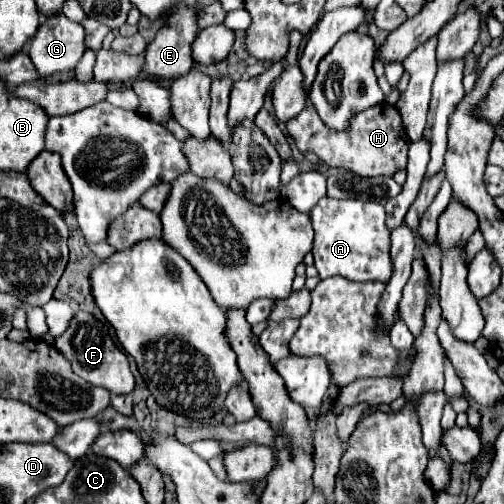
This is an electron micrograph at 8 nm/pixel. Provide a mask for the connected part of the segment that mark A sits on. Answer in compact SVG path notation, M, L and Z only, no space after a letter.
M321 198L309 212L313 224L313 256L319 278L343 276L353 282L389 282L393 264L389 258L389 230L385 226L385 208L375 202Z

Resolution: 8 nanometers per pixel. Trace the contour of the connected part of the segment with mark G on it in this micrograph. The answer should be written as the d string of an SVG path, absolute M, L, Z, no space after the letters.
M55 14L55 16L49 16L37 30L37 34L33 36L31 44L29 44L29 58L31 62L35 64L37 72L41 78L47 78L51 74L57 74L57 72L71 72L77 62L81 60L83 52L87 50L85 46L85 34L83 34L83 26L69 20L65 14Z

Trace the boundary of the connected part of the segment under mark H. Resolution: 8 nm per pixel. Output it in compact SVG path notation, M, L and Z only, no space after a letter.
M383 102L377 104L361 114L357 114L351 122L351 128L345 132L333 132L329 130L313 106L305 106L301 114L287 122L287 130L291 138L295 140L297 148L305 152L313 152L319 156L321 162L335 168L351 170L357 176L393 176L399 170L405 170L407 166L407 150L409 150L409 136L405 134L401 116L397 114L397 108Z

